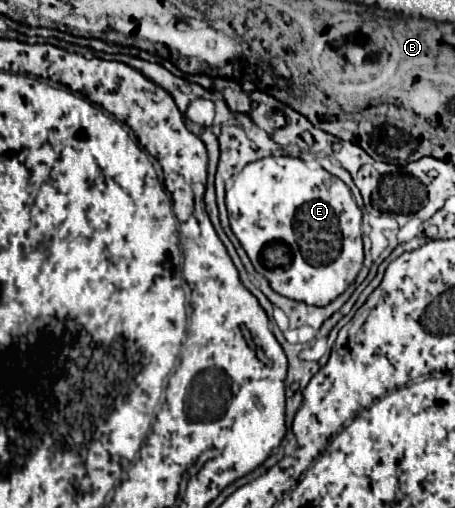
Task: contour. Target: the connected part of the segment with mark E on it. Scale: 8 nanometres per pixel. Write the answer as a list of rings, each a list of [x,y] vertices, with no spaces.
[[[268,156],[256,160],[234,176],[232,186],[226,190],[226,208],[230,228],[246,250],[252,266],[286,298],[326,306],[354,282],[362,268],[362,212],[356,206],[350,188],[322,166],[312,168],[304,160],[292,156]]]

